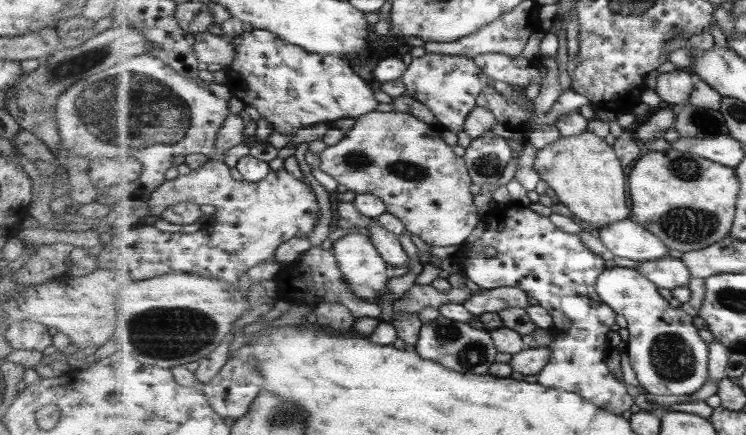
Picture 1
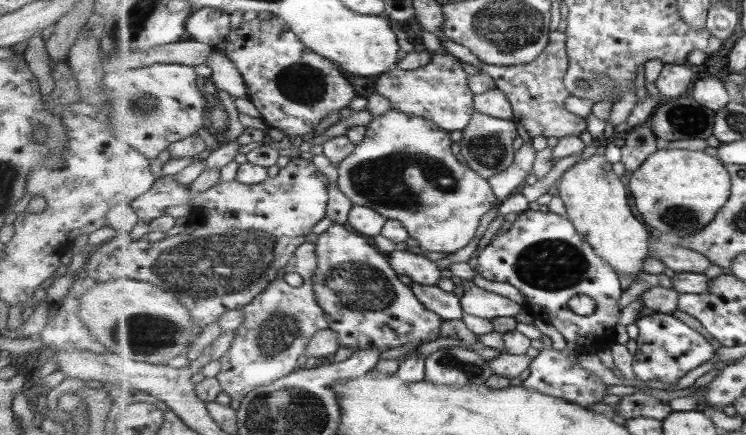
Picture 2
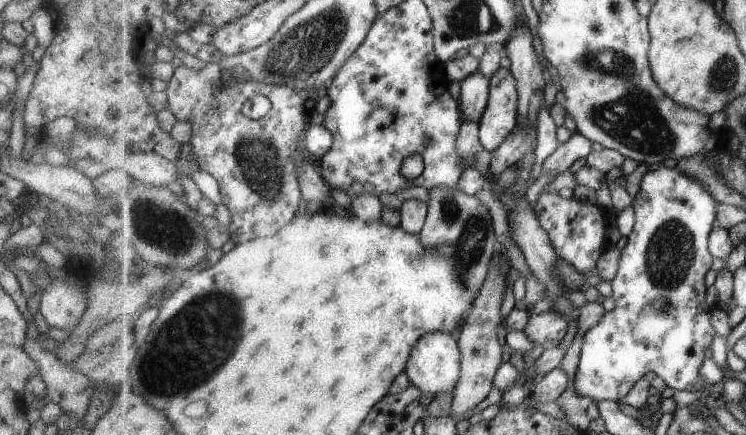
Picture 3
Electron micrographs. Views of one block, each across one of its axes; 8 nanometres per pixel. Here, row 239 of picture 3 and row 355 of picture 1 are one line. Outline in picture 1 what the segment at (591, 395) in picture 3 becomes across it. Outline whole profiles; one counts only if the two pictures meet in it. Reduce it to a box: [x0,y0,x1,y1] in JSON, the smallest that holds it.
[597,266,710,396]

